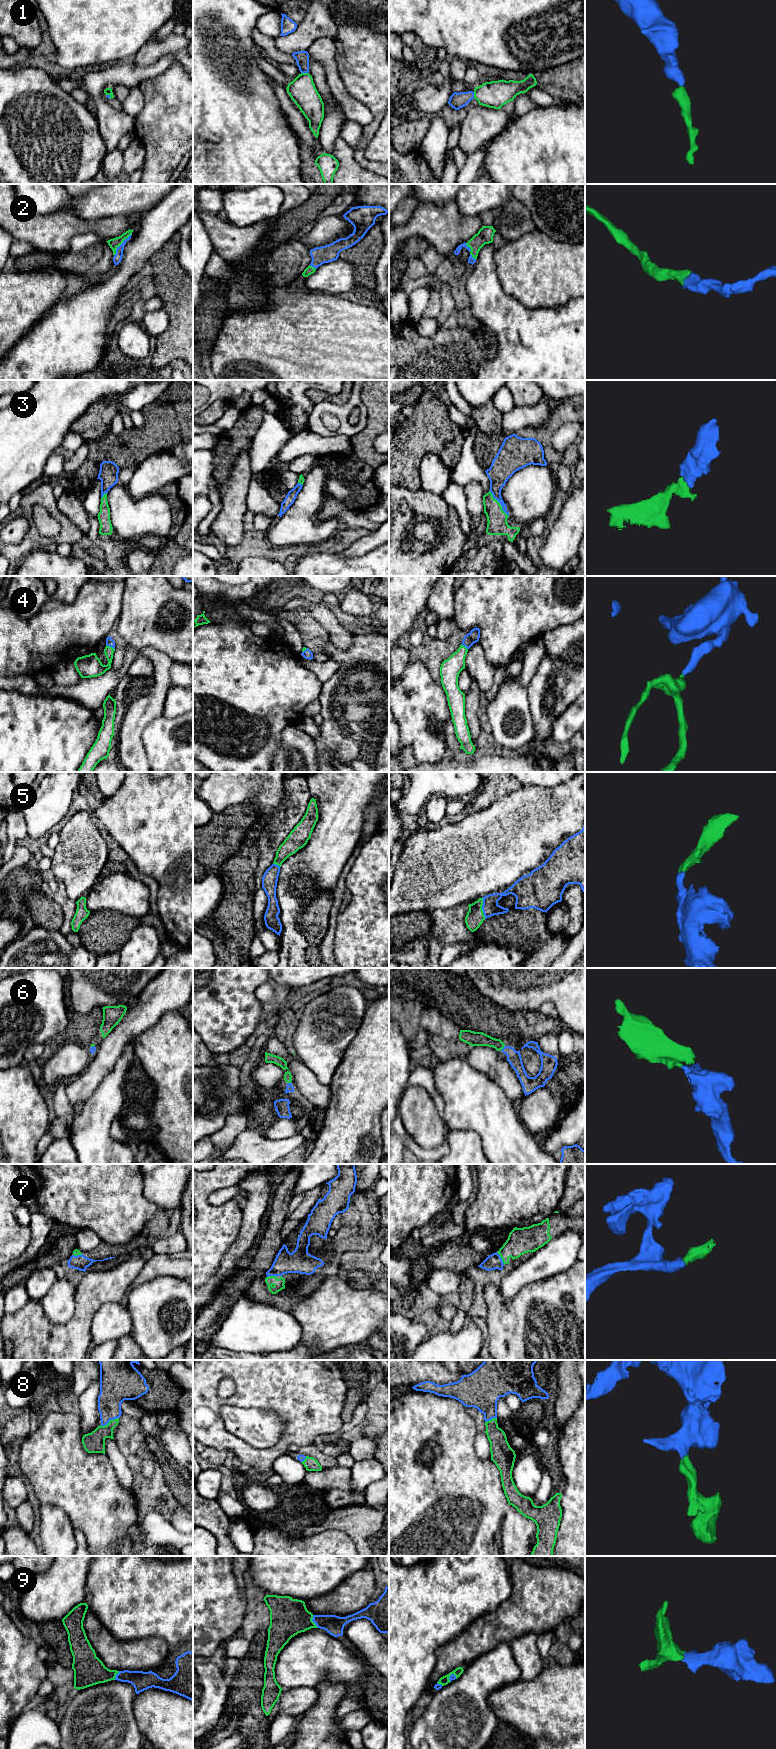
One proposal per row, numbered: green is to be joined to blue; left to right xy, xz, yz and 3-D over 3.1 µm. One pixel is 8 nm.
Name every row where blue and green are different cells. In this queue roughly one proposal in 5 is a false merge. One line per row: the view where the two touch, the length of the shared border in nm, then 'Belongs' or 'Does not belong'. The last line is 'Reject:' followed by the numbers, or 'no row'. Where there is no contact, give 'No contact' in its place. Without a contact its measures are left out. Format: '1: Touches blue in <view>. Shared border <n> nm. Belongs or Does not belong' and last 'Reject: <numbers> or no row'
1: Touches blue in xz. Shared border 60 nm. Belongs
2: Touches blue in xy. Shared border 220 nm. Belongs
3: Touches blue in yz. Shared border 260 nm. Belongs
4: Touches blue in xy. Shared border 80 nm. Belongs
5: Touches blue in yz. Shared border 180 nm. Belongs
6: Touches blue in yz. Shared border 50 nm. Belongs
7: Touches blue in yz. Shared border 120 nm. Belongs
8: Touches blue in xy. Shared border 170 nm. Belongs
9: Touches blue in xz. Shared border 120 nm. Belongs
Reject: no row

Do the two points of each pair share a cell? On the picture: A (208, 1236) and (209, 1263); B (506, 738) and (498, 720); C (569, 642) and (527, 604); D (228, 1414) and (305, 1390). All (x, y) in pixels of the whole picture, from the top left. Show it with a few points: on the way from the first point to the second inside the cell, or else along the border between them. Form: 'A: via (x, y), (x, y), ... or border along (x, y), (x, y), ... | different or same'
A: via (208, 1243), (208, 1256) | same
B: via (503, 734), (500, 724) | same
C: border along (574, 622), (551, 628), (541, 635) | different
D: border along (223, 1405), (270, 1409) | different

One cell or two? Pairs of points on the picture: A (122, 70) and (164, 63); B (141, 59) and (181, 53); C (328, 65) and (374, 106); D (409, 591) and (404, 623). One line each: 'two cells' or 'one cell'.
A: one cell
B: one cell
C: two cells
D: one cell

